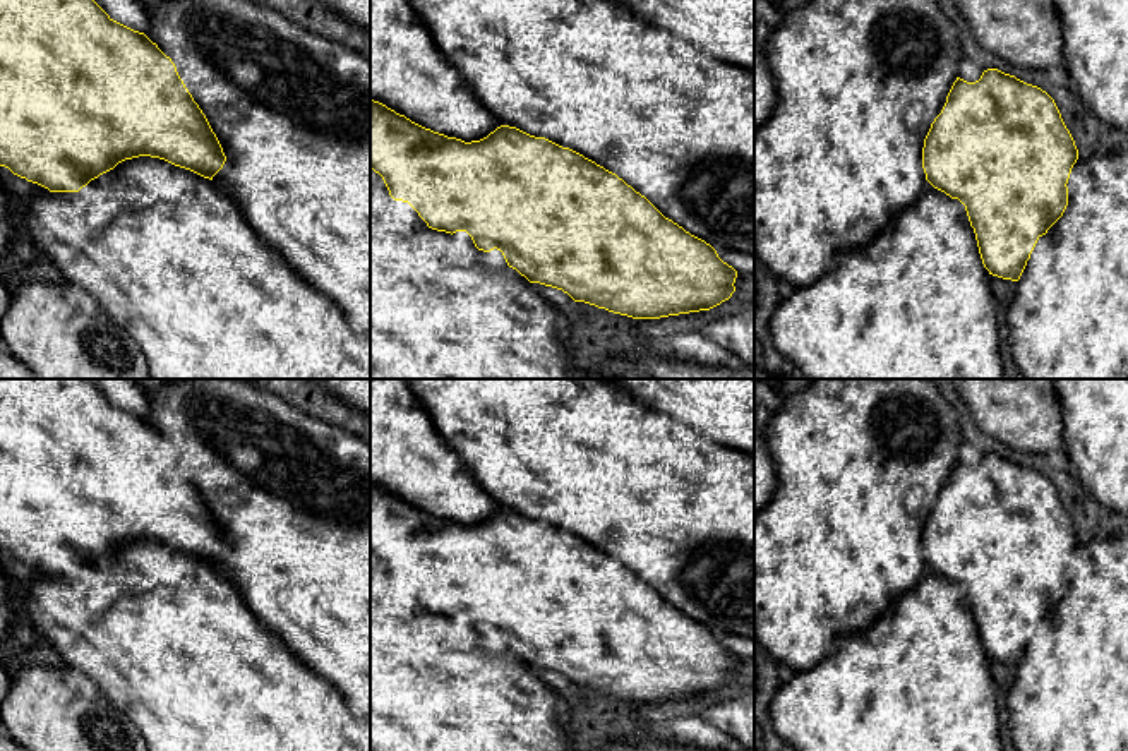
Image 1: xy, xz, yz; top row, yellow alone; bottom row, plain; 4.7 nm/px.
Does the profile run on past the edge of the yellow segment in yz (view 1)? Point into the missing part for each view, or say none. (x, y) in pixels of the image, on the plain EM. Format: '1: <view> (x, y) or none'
1: yz (916, 498)

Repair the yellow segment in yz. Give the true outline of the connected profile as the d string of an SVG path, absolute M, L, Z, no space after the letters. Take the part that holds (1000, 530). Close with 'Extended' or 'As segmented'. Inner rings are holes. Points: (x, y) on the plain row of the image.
M987 453L975 466L957 461L933 497L922 487L912 487L903 499L907 511L919 511L924 504L931 508L922 532L924 573L934 571L951 583L958 583L974 612L984 652L993 660L1018 665L1037 624L1047 617L1068 590L1066 568L1078 544L1078 533L1054 484L1037 470L998 453Z. Extended

